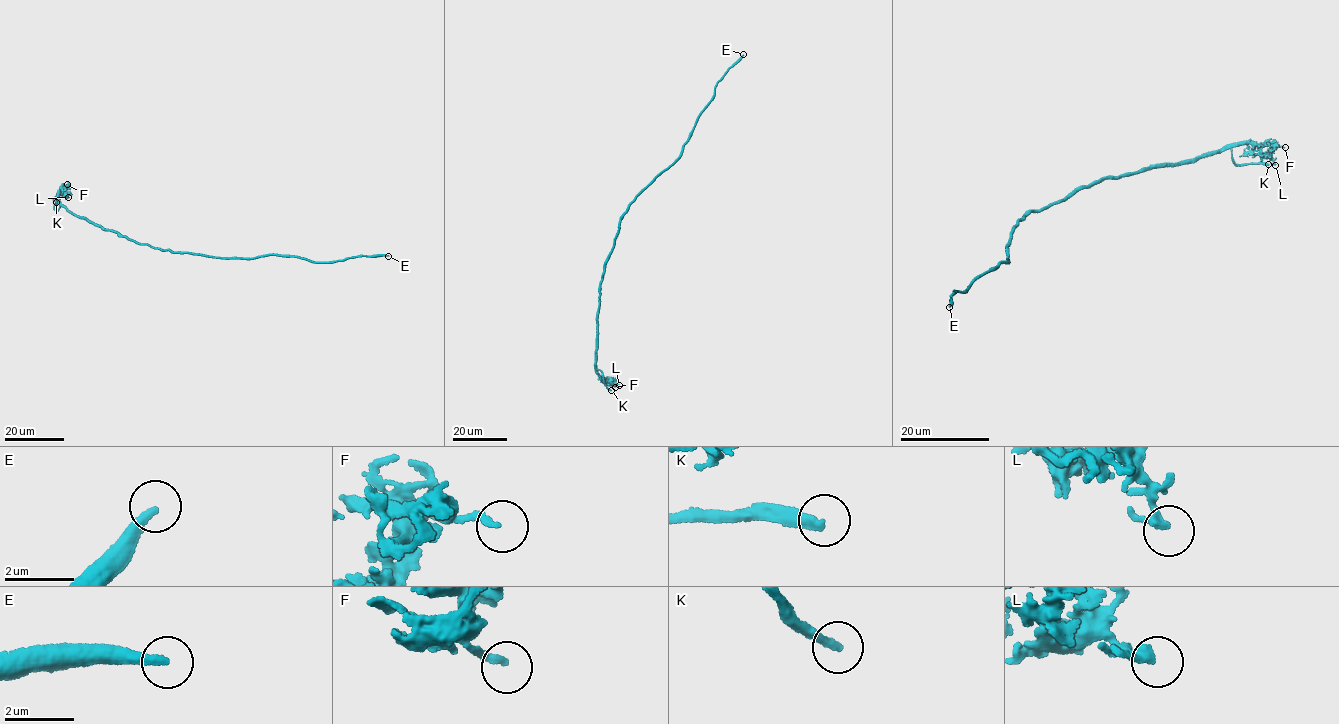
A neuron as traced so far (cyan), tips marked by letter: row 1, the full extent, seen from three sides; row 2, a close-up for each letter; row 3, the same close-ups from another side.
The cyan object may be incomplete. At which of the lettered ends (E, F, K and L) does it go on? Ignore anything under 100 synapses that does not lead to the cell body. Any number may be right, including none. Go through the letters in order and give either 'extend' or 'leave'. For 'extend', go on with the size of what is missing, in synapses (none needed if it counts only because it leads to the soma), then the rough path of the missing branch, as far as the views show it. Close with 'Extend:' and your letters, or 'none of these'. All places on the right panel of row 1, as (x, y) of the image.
E: leave
F: leave
K: extend | (1268, 164), (1288, 165), (1329, 143)
L: leave
Extend: K

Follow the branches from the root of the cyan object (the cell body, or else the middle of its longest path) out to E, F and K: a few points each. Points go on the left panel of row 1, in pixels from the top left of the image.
E: (175, 252), (241, 258), (272, 254), (332, 263), (360, 256), (388, 256)
F: (175, 252), (136, 242), (65, 208), (56, 197), (67, 184)
K: (175, 252), (136, 242), (104, 228), (65, 208), (59, 200), (60, 207), (56, 210), (53, 208), (56, 202)

